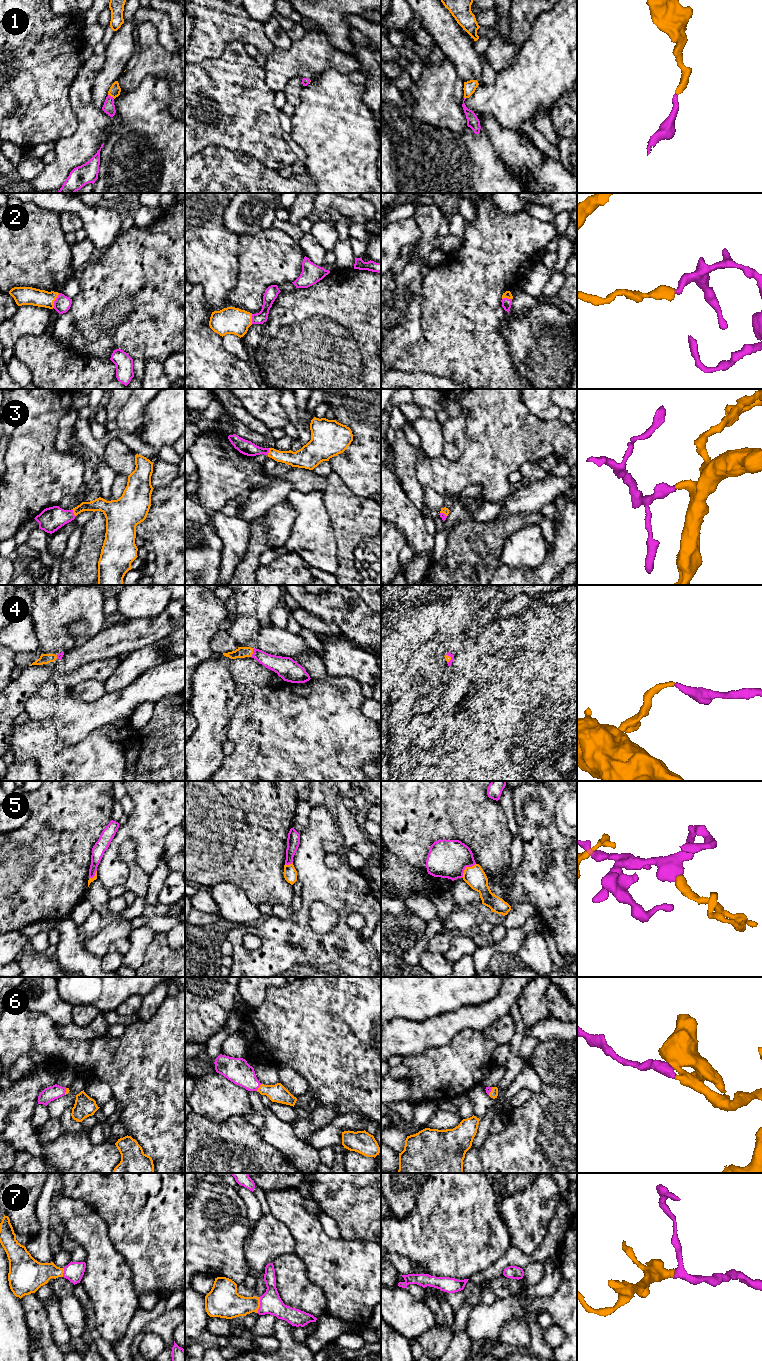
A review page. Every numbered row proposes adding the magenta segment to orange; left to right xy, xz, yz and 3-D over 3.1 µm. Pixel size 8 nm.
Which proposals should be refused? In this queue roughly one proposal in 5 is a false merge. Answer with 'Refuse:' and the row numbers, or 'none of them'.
Refuse: 5

